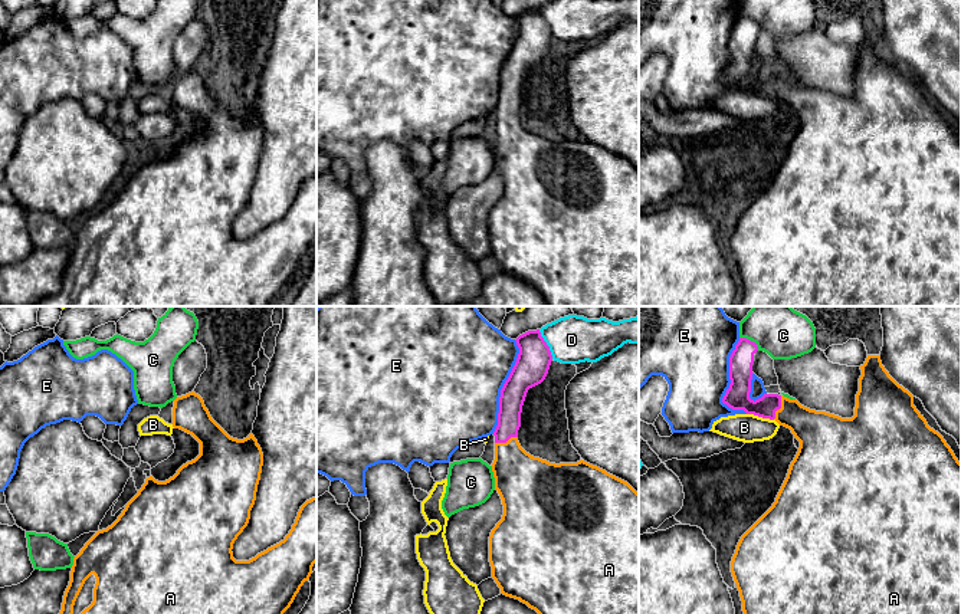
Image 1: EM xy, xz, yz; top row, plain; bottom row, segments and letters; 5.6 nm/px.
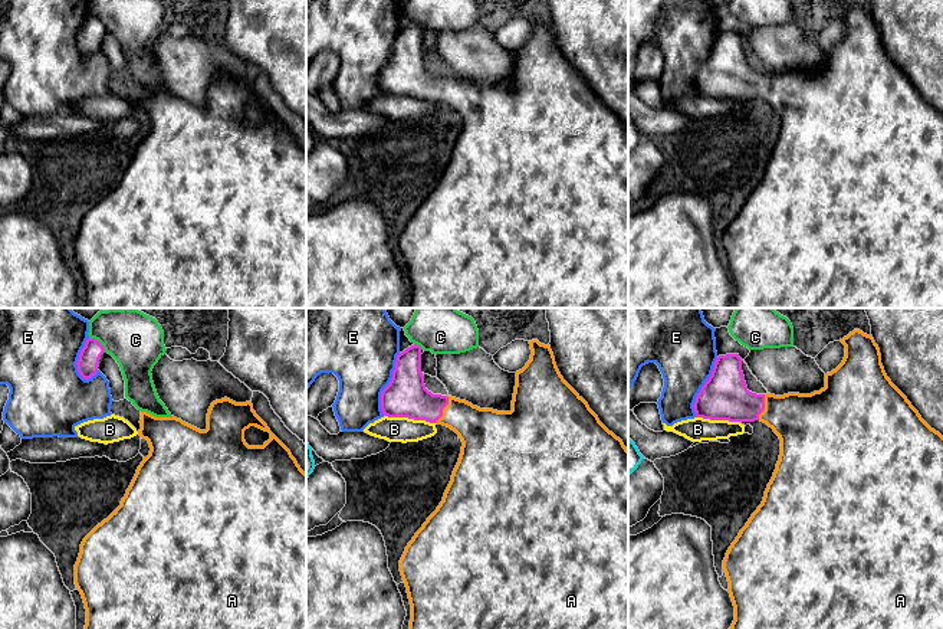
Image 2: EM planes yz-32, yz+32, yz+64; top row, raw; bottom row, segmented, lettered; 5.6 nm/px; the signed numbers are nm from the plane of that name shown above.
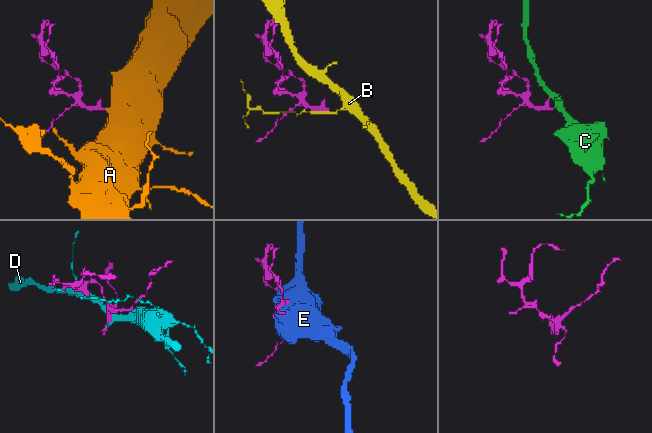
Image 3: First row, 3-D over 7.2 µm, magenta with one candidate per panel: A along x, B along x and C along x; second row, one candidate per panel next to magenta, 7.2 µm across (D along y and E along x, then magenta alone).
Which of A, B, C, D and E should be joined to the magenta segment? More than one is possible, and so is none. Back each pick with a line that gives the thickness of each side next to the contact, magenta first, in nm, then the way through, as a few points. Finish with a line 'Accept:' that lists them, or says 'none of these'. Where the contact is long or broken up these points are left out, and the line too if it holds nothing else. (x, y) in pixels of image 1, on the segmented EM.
A: 140 nm thick on the magenta side, 240 nm on the other; runs through yz (737, 397), (751, 407), (780, 407), (817, 432)
Accept: A

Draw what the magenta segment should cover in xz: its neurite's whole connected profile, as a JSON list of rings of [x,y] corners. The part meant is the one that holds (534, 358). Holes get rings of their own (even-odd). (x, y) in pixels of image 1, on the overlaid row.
[[[539,329],[528,331],[515,341],[519,354],[501,390],[493,431],[492,472],[504,515],[489,536],[492,578],[501,594],[519,600],[538,614],[639,614],[639,493],[627,482],[584,460],[555,464],[521,447],[518,430],[527,393],[545,380],[552,355]]]

